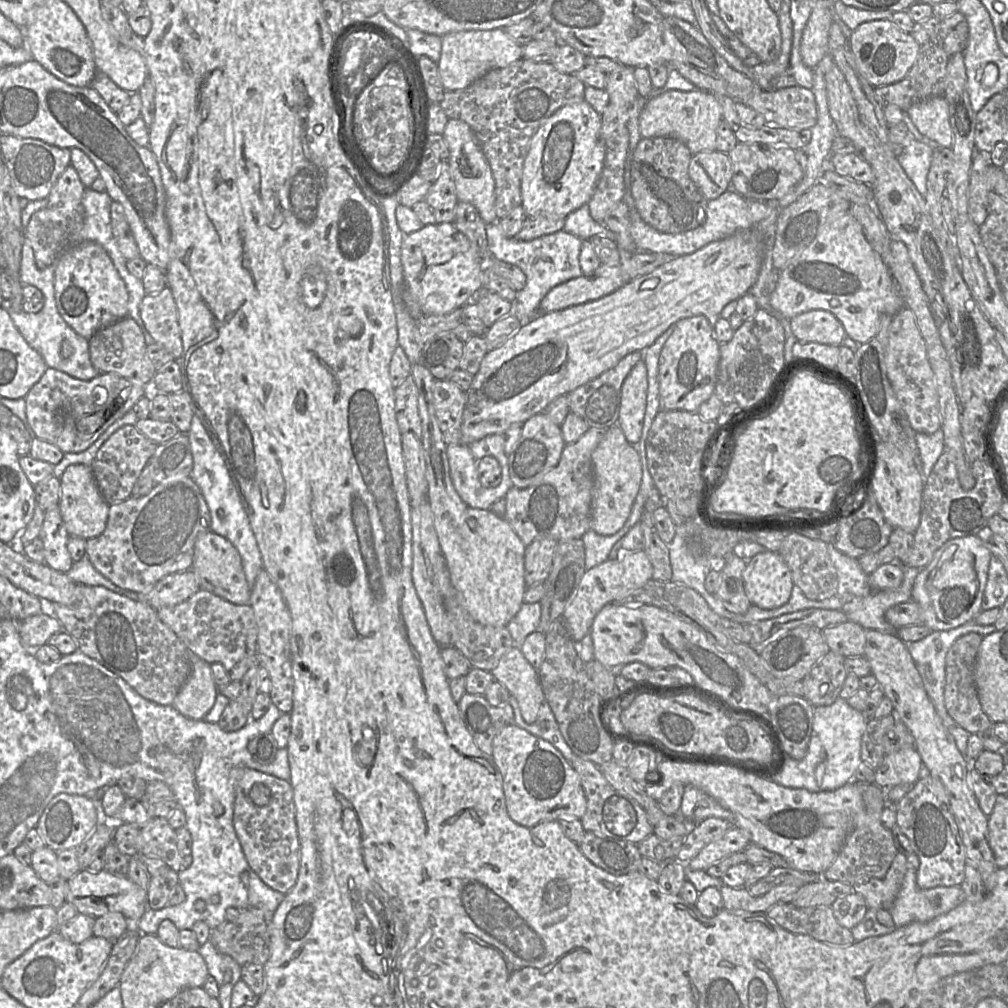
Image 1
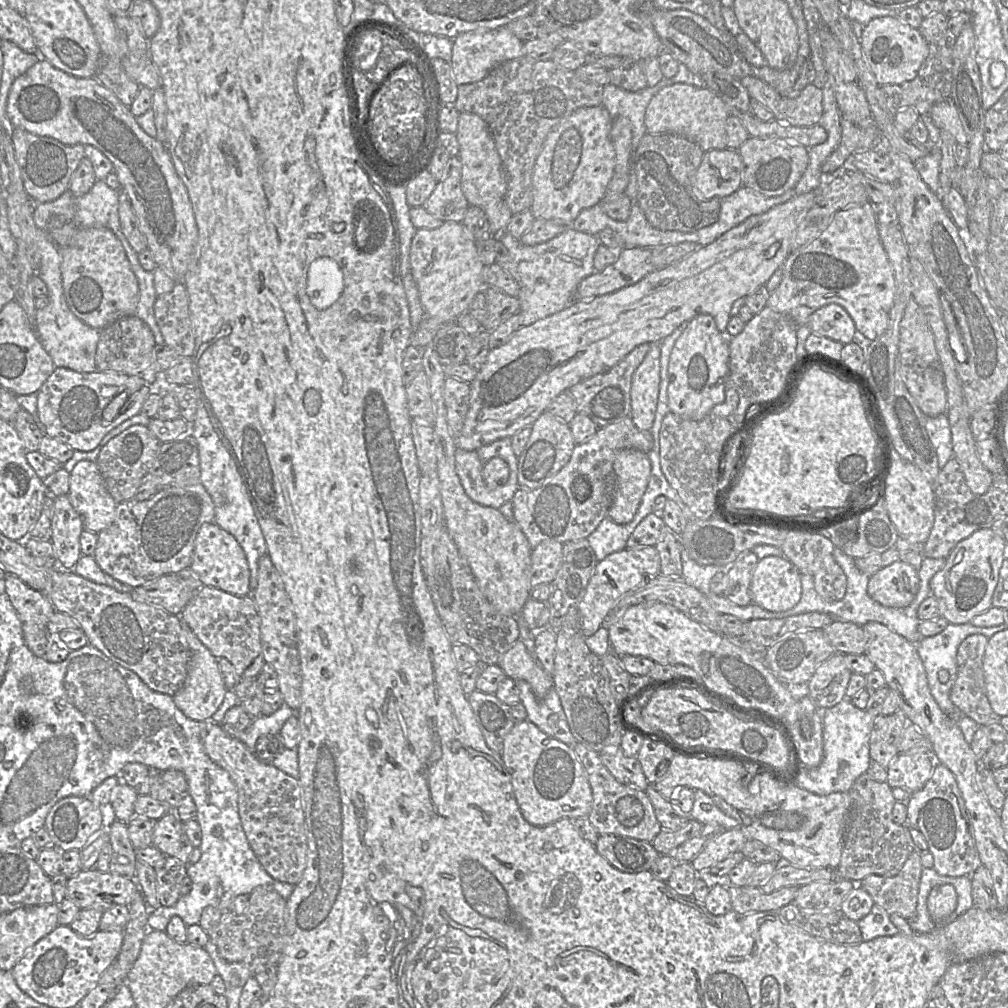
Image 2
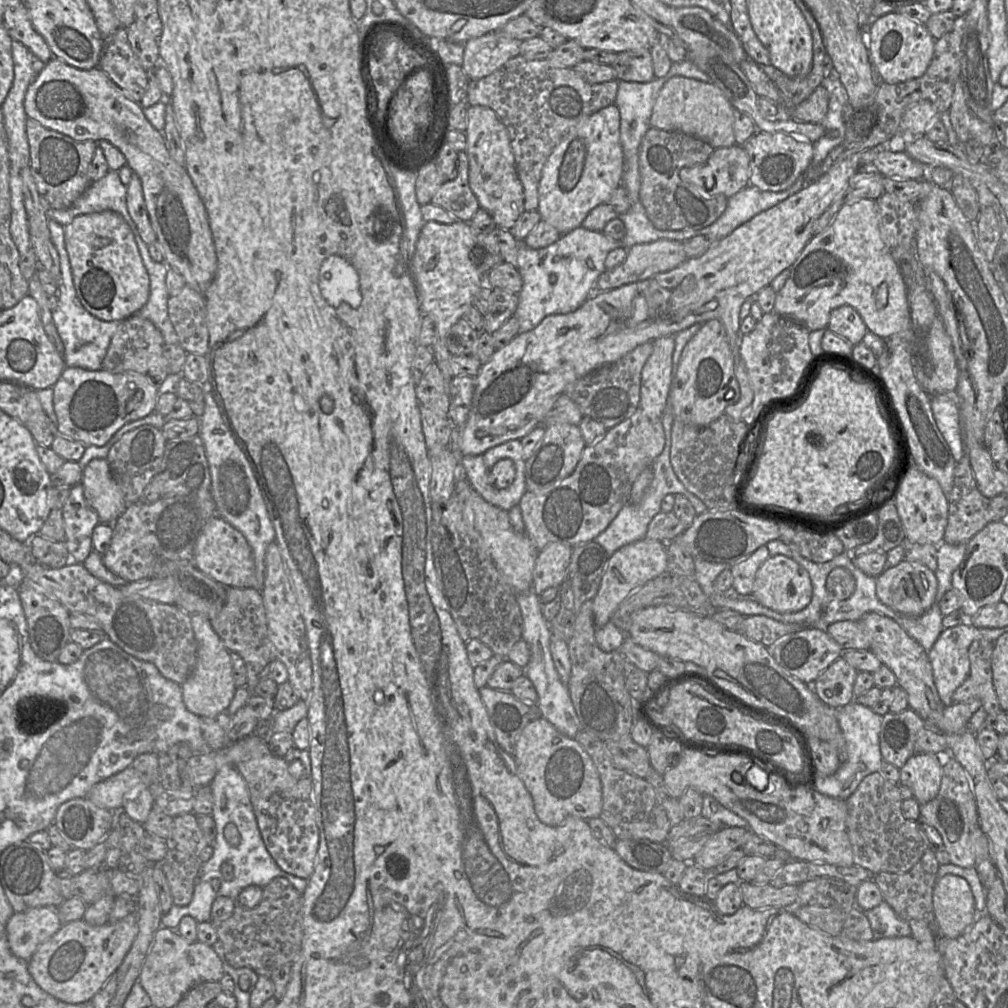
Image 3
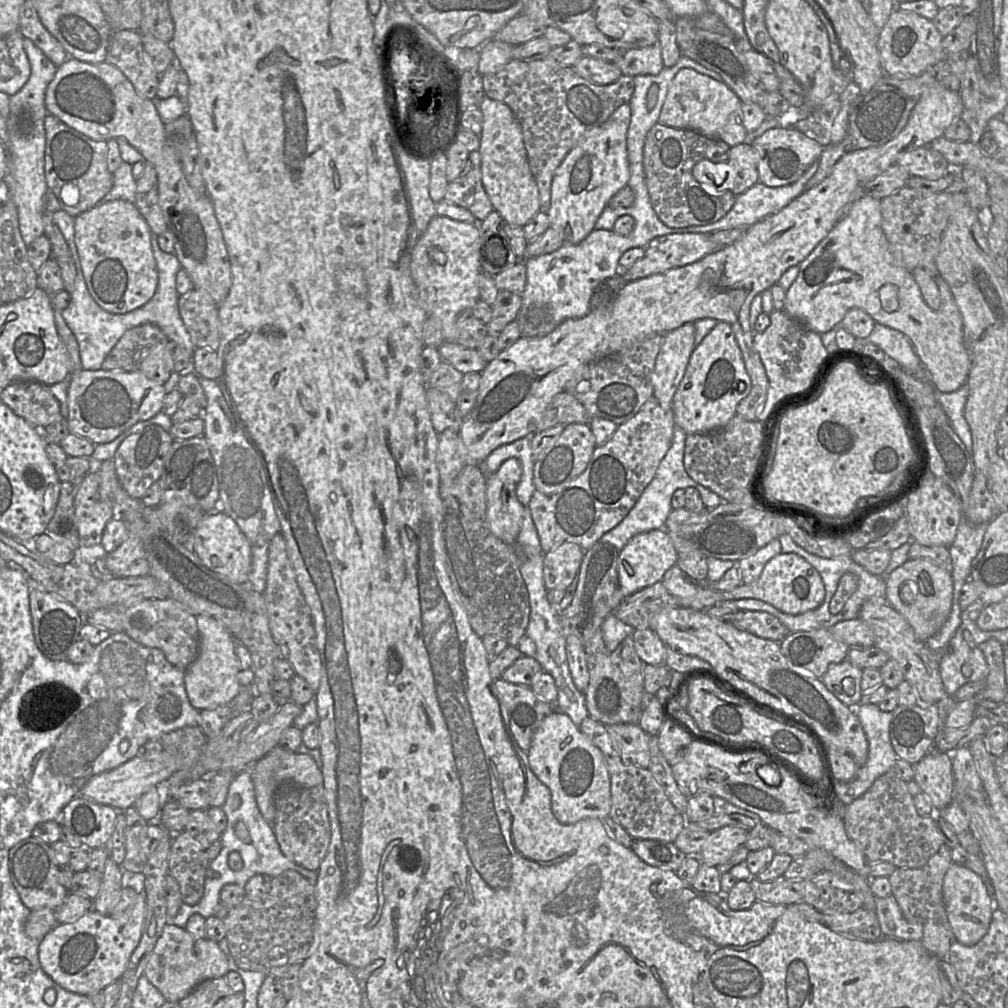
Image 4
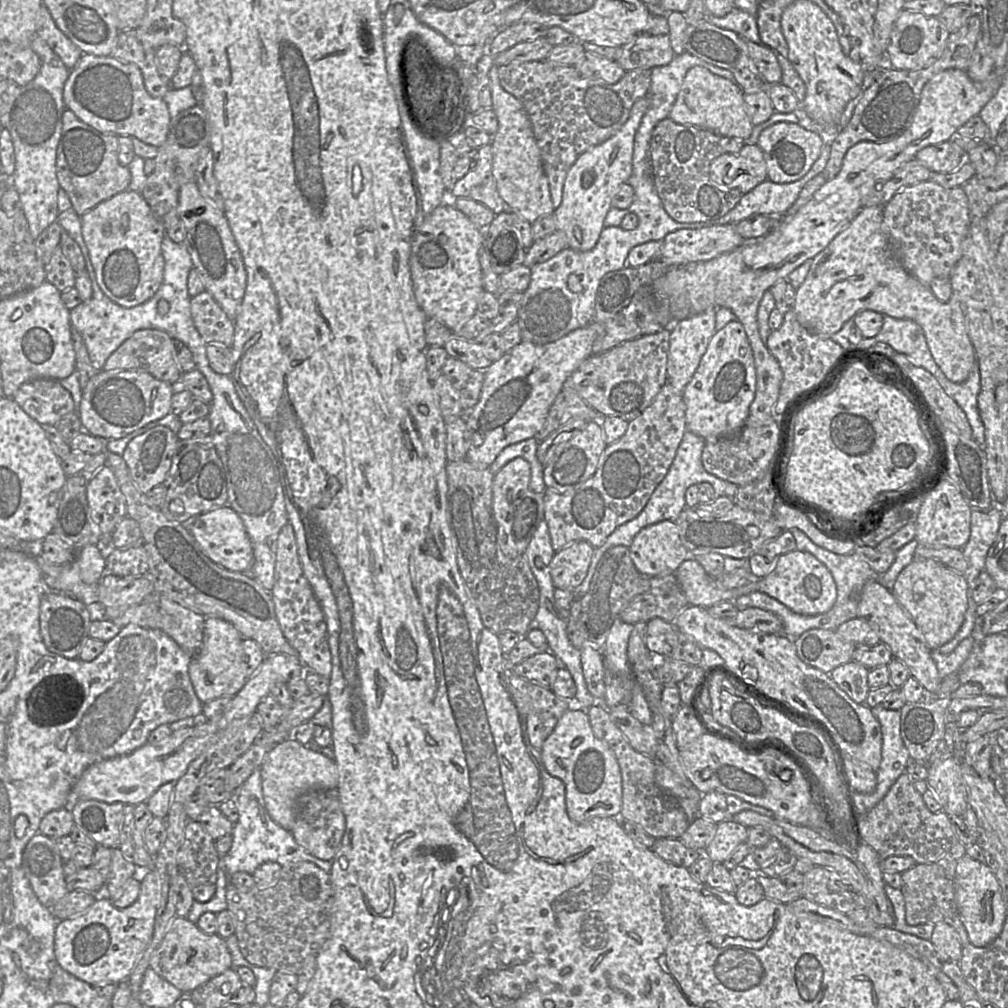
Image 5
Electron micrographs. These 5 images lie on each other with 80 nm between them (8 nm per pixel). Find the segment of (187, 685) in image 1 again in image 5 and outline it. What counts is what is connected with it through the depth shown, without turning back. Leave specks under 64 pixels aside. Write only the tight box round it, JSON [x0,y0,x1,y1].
[189,617,247,704]

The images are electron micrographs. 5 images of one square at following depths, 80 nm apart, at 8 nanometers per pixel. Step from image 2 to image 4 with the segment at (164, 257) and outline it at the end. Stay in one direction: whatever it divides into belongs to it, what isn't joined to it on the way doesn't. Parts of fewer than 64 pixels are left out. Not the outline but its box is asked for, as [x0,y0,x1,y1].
[45,58,232,305]

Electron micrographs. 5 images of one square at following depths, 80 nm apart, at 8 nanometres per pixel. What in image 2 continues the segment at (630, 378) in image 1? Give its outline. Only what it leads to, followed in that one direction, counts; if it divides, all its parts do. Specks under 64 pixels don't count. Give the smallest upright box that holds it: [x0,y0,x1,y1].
[630,342,660,430]

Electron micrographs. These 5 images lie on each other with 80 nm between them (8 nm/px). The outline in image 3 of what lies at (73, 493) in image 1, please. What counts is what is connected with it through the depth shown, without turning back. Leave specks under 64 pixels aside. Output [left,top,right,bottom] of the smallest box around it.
[80,458,127,524]

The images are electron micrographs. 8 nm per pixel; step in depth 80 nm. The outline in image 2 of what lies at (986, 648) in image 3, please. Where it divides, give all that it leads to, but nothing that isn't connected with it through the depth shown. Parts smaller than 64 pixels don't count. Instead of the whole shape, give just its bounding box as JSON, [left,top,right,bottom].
[950,634,1001,726]

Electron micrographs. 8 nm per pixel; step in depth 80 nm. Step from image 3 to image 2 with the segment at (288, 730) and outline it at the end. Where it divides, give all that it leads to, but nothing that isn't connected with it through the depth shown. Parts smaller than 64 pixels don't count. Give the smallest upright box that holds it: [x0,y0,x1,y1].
[236,704,298,779]

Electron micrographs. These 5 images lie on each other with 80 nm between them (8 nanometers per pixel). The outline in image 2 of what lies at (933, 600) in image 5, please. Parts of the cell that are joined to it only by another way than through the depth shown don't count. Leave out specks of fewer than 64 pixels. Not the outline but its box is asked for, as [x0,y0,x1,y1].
[867,560,919,608]

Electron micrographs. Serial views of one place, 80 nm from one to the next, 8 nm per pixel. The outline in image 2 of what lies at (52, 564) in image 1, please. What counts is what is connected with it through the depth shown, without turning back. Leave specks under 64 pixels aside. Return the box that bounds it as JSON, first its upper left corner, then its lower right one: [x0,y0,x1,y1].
[51,495,84,570]

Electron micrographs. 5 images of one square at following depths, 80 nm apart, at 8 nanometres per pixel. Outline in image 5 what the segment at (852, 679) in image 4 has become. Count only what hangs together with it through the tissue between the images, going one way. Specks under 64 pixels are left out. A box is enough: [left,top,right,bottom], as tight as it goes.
[830,661,871,704]

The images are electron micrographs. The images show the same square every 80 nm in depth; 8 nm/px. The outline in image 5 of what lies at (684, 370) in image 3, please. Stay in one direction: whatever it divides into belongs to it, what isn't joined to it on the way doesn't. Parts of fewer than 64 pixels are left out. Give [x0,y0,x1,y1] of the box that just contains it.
[682,320,756,441]

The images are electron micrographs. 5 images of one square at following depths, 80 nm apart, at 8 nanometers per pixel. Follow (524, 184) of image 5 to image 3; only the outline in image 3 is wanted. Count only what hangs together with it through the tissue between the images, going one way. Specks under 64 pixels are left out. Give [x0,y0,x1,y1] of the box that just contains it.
[465,106,524,230]

